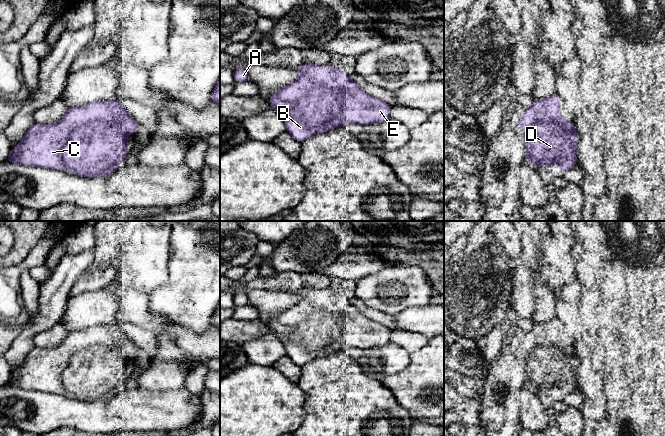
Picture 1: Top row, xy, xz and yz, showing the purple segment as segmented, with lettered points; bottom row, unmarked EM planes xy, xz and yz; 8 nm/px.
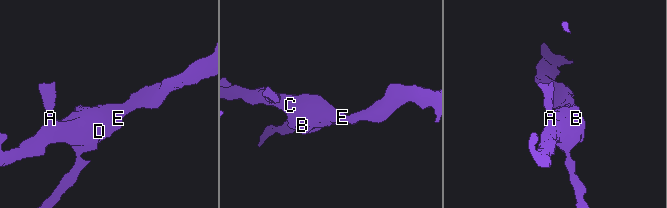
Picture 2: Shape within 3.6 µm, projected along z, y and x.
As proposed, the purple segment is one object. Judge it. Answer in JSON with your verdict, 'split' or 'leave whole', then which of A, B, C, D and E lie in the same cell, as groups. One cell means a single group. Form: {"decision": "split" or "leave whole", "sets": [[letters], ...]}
{"decision": "leave whole", "sets": [["A", "B", "C", "D", "E"]]}

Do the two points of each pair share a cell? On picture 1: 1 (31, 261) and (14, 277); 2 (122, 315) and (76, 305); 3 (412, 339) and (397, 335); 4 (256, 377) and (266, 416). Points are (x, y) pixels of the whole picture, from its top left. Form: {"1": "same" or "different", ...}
{"1": "same", "2": "different", "3": "same", "4": "same"}

